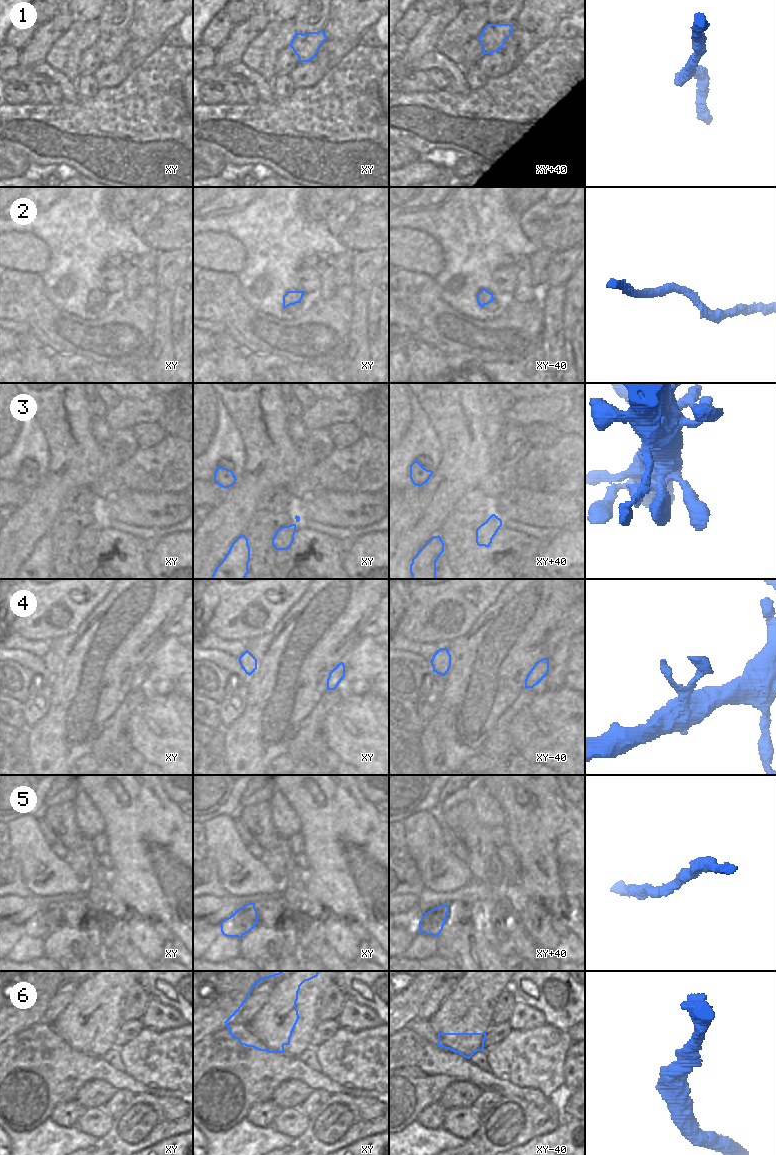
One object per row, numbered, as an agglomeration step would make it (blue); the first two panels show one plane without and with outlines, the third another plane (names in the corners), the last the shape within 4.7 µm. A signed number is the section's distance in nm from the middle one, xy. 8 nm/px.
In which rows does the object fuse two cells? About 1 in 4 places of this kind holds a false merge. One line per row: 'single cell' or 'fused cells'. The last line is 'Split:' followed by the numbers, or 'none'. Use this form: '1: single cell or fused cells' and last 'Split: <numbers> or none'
1: single cell
2: single cell
3: single cell
4: single cell
5: single cell
6: single cell
Split: none

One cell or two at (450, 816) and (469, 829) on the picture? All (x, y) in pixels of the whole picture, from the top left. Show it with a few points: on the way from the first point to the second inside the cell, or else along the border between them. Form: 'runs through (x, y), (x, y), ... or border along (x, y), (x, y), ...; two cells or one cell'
runs through (455, 818), (458, 818), (464, 824); one cell

